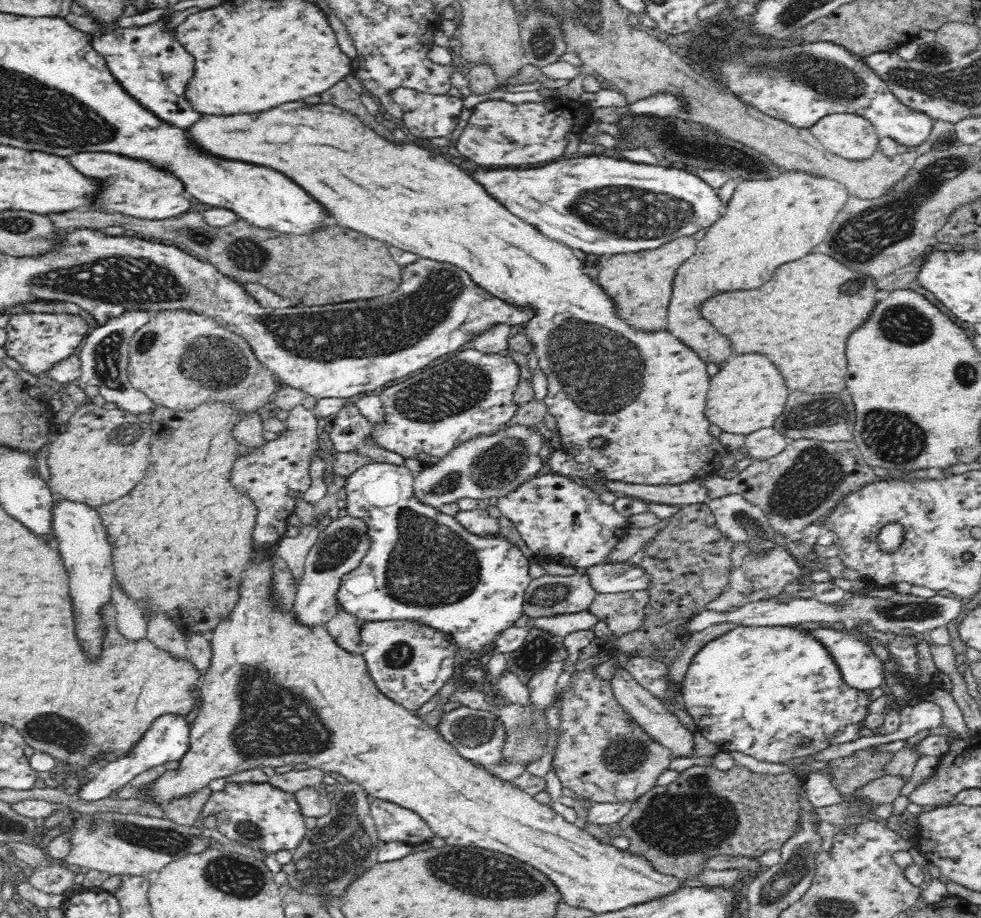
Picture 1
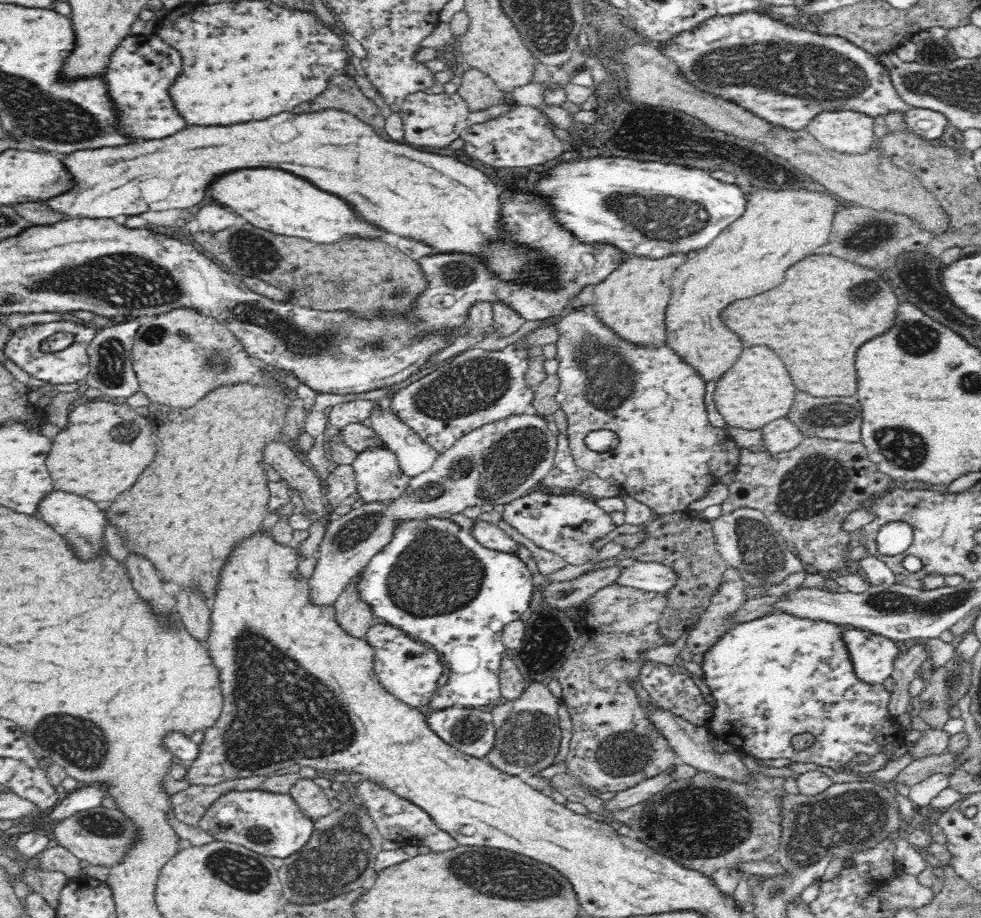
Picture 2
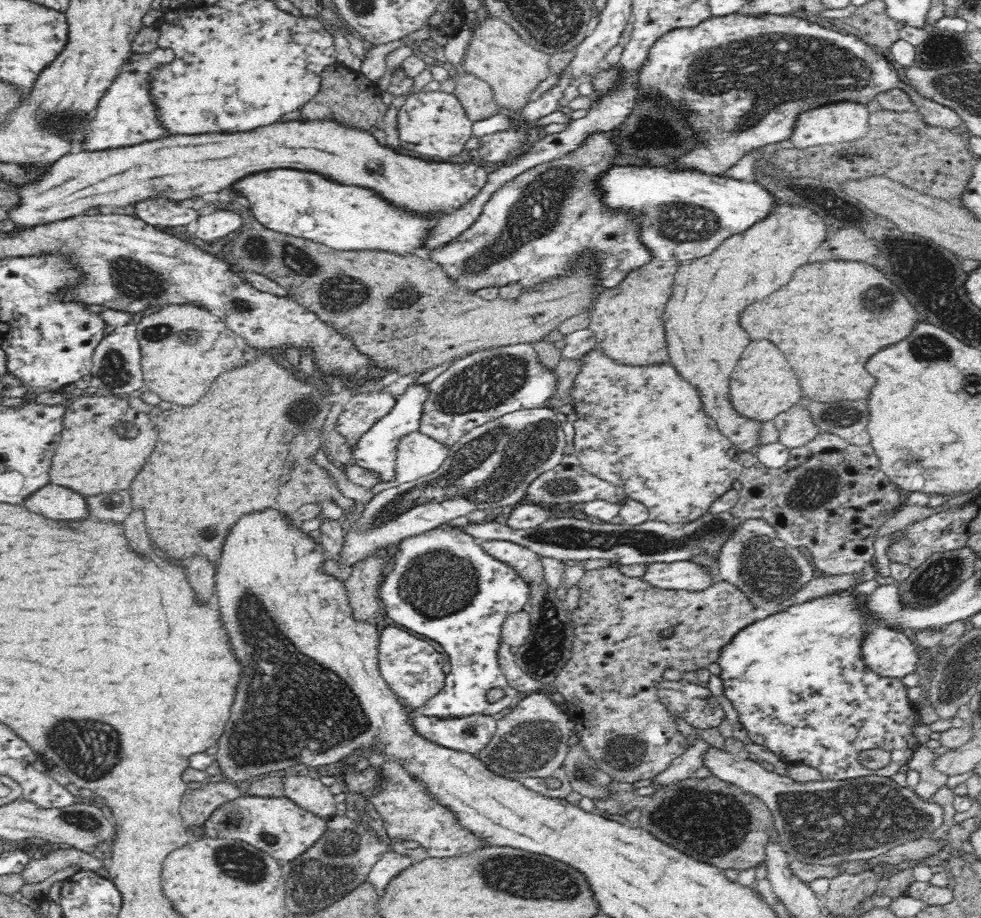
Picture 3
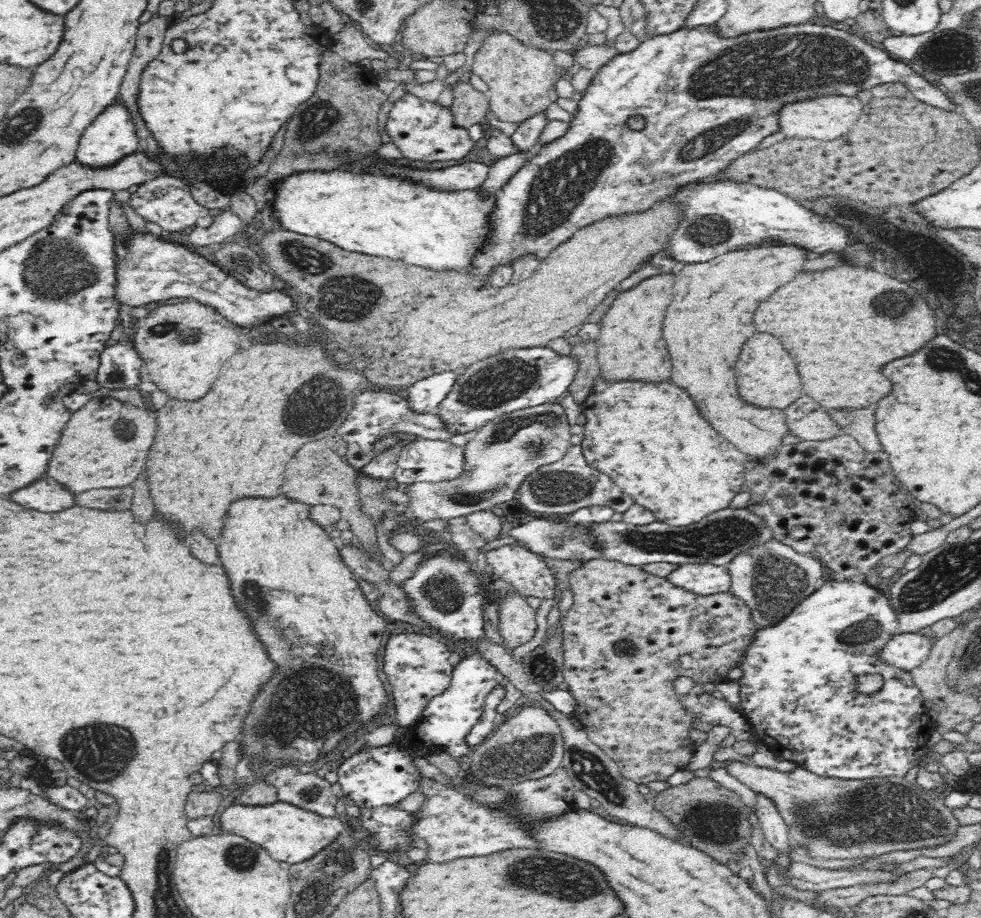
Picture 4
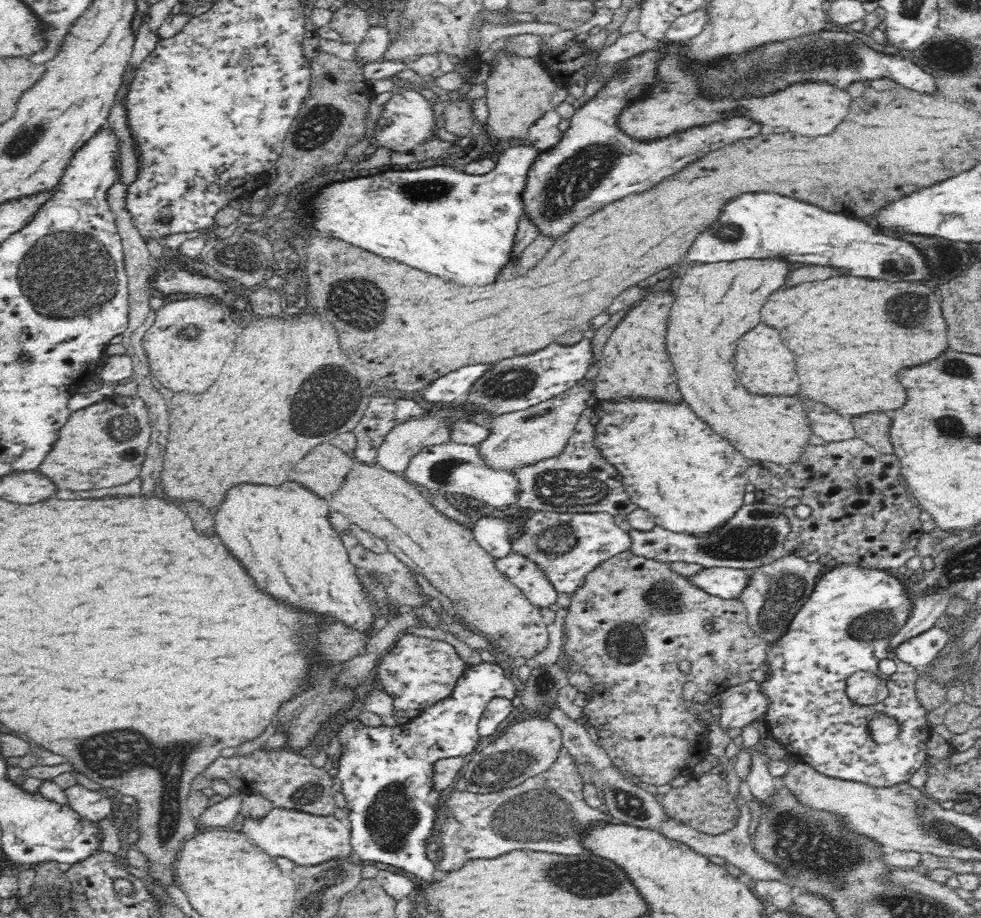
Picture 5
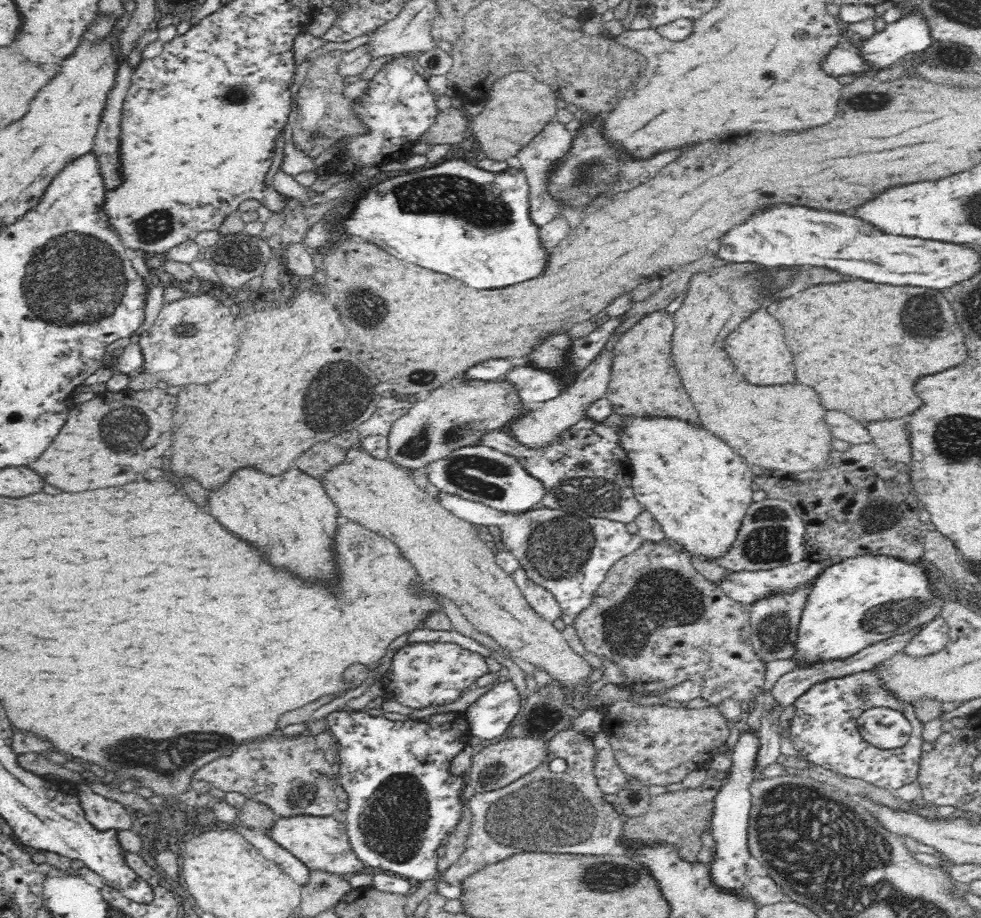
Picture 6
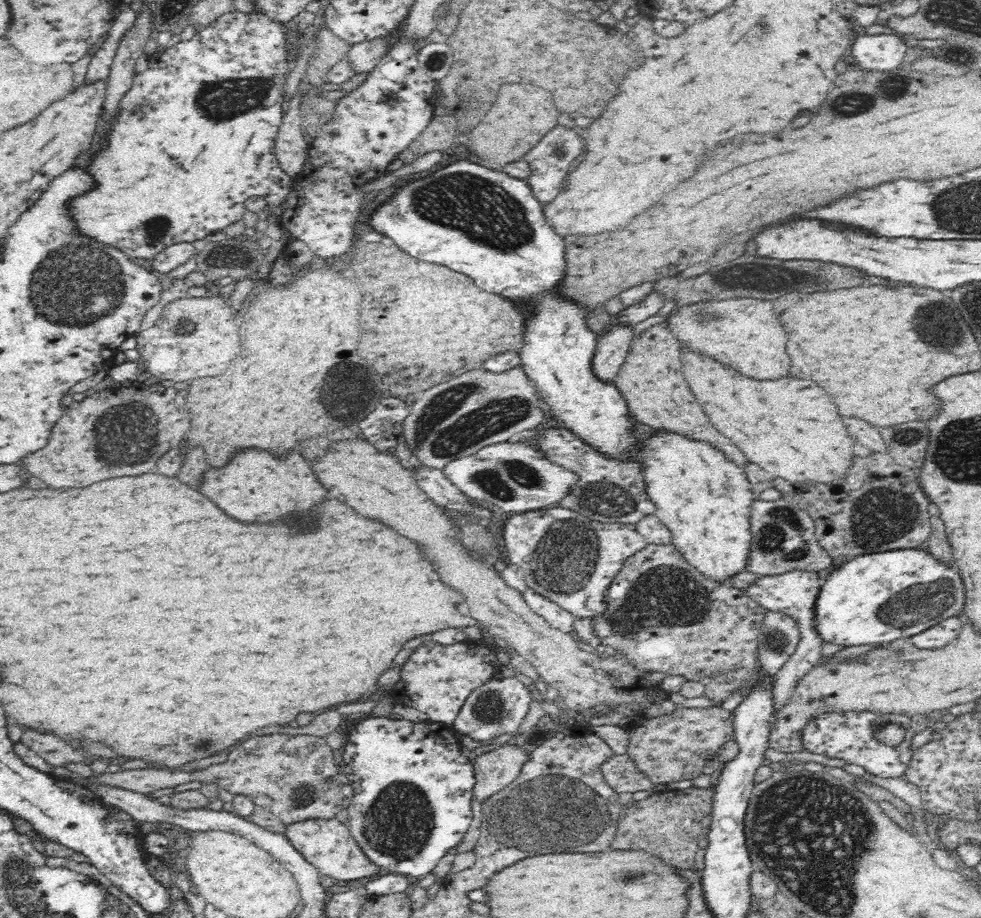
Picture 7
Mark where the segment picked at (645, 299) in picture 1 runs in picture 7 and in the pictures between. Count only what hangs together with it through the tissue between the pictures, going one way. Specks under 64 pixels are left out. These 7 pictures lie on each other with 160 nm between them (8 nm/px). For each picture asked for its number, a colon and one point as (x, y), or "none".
2: (631, 302)
3: (627, 320)
4: (630, 348)
5: (634, 364)
6: (645, 384)
7: (652, 380)

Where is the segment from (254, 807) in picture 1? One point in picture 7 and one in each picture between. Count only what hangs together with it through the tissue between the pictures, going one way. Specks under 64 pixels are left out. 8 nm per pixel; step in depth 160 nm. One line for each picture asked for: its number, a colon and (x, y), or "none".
2: (270, 824)
3: (278, 826)
4: (289, 834)
5: (306, 839)
6: (322, 843)
7: (327, 844)

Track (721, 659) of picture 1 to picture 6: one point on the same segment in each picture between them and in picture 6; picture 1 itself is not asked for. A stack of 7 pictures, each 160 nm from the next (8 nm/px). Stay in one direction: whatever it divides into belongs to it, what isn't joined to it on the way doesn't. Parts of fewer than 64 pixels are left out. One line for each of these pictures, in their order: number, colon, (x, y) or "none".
2: (772, 678)
3: (797, 679)
4: (797, 690)
5: (845, 626)
6: (865, 599)

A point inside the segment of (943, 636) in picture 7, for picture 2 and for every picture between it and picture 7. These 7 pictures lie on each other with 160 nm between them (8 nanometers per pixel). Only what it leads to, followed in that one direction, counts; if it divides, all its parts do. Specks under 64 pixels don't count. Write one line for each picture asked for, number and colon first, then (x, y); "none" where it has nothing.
2: (873, 655)
3: (887, 651)
4: (907, 651)
5: (920, 651)
6: (932, 637)

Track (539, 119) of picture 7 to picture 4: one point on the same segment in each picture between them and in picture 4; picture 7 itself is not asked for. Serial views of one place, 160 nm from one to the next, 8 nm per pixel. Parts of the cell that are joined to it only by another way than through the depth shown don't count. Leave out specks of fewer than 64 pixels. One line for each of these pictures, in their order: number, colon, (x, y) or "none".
4: (518, 76)
5: (519, 90)
6: (517, 107)

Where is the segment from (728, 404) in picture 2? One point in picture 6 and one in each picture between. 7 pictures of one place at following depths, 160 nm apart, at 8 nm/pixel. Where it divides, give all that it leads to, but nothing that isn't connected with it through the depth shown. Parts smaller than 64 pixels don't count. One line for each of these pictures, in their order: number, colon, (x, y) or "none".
3: (763, 385)
4: (766, 373)
5: (765, 364)
6: (758, 344)

